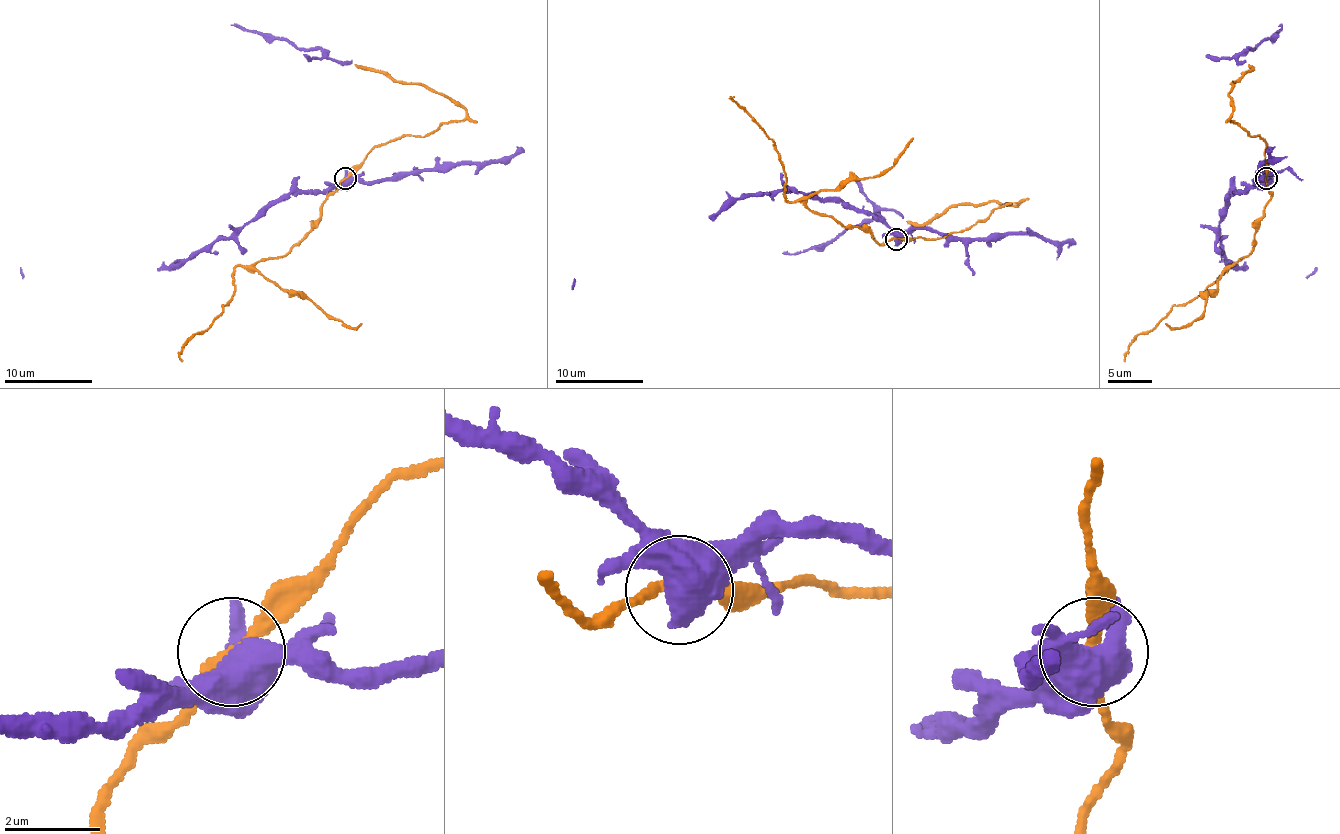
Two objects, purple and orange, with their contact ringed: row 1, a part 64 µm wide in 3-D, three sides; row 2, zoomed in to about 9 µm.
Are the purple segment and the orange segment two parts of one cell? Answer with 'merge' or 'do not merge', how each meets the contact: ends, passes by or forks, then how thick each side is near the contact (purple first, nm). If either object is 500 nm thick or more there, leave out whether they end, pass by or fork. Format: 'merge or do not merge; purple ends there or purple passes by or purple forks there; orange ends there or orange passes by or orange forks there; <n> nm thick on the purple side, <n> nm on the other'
merge; 700 nm thick on the purple side, 200 nm on the other

